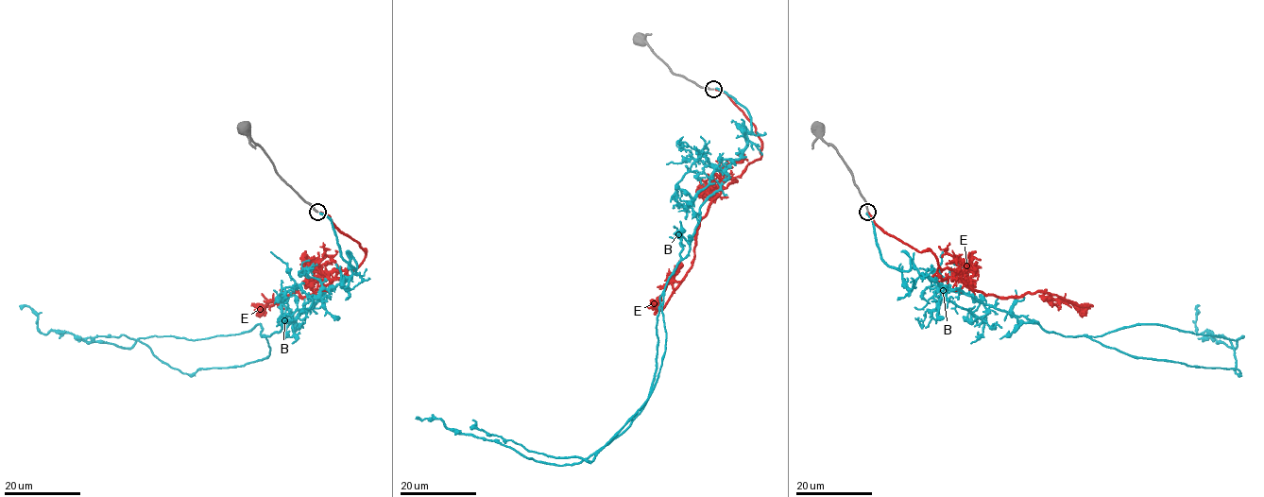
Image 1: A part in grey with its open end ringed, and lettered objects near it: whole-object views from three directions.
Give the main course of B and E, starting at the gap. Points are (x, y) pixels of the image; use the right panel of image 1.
B: (866, 213), (889, 266), (911, 258), (1065, 336), (1149, 324), (1243, 336), (1235, 348), (1198, 334), (1195, 310)
E: (867, 212), (984, 294), (1046, 291), (1088, 305), (1048, 299), (1047, 289)

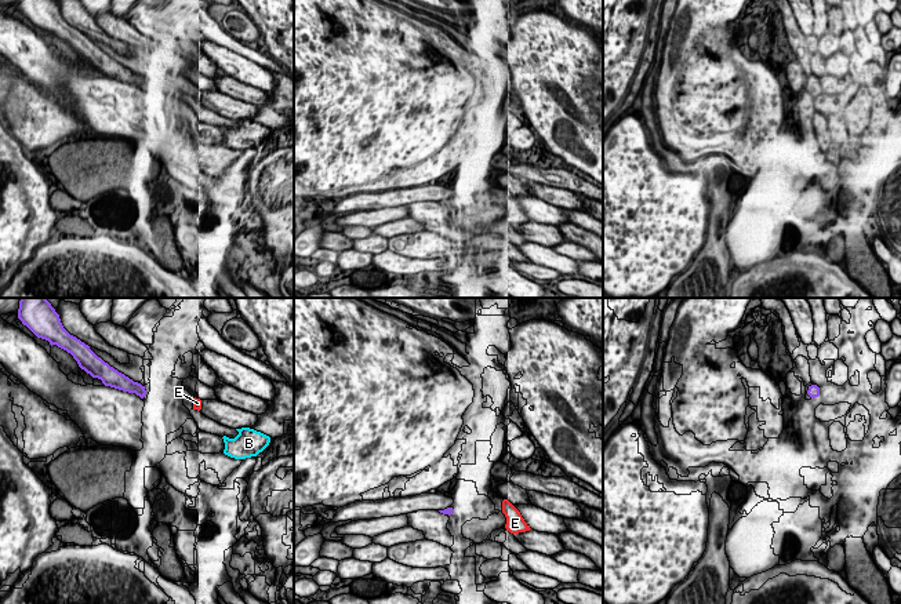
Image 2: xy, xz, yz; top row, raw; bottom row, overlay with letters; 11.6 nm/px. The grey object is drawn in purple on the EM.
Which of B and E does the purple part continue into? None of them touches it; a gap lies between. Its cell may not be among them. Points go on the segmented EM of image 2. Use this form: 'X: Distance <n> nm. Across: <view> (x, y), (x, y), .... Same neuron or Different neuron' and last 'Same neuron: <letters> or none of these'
B: Distance 1050 nm. Across: xy (144, 396), (222, 437). Same neuron
E: Distance 550 nm. Across: xy (145, 393), (193, 401). Different neuron
Same neuron: B

